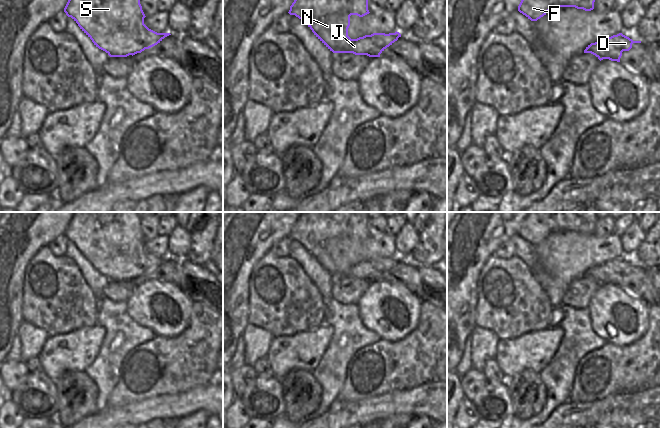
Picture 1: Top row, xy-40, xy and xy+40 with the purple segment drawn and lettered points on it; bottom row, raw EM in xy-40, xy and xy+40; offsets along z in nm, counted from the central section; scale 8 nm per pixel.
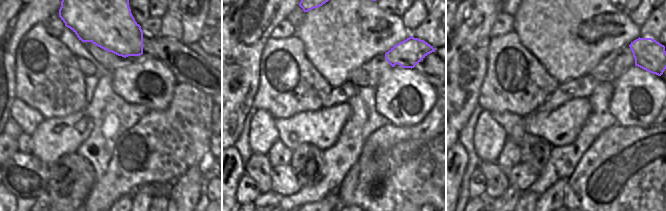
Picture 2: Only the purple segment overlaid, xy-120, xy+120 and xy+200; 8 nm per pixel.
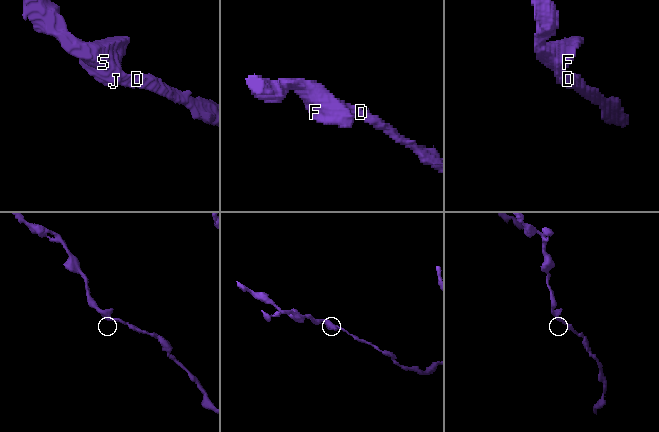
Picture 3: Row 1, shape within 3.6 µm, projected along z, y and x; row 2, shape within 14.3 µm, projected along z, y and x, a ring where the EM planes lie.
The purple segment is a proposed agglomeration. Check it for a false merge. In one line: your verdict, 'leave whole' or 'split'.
leave whole

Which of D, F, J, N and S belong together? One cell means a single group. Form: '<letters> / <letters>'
D F J N S

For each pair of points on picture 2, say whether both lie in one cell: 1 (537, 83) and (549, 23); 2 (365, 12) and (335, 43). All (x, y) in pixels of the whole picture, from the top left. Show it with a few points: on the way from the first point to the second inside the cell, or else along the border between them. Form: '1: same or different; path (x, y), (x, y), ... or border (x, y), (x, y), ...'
1: different; border (525, 47), (557, 81)
2: same; path (357, 18), (341, 35)

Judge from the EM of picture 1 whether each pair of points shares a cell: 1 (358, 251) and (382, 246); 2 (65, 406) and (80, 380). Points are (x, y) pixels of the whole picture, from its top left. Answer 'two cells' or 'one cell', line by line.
1: one cell
2: one cell

